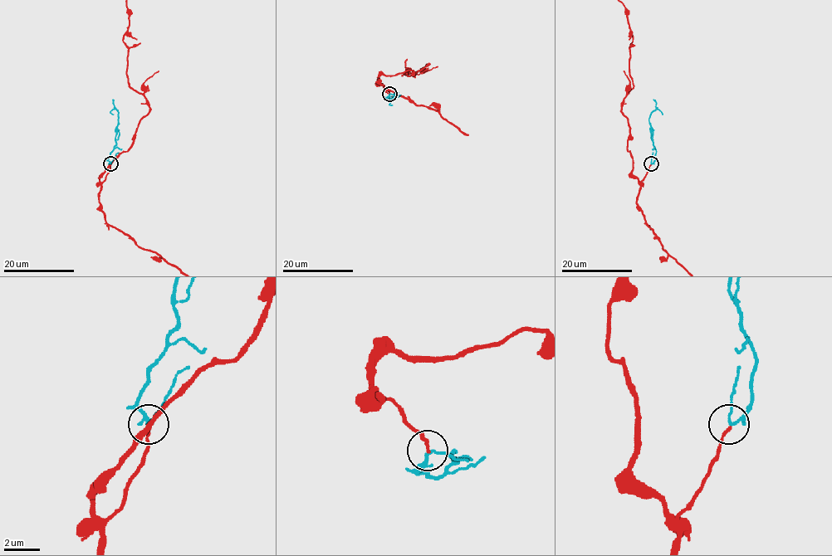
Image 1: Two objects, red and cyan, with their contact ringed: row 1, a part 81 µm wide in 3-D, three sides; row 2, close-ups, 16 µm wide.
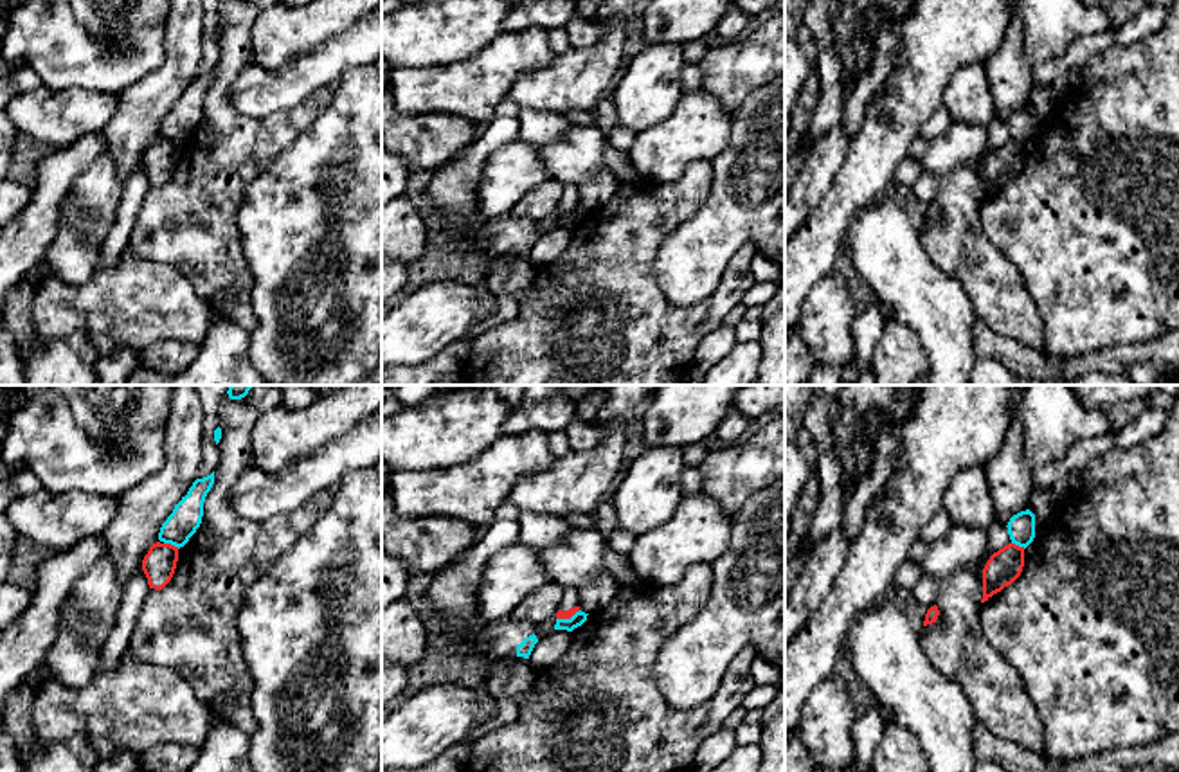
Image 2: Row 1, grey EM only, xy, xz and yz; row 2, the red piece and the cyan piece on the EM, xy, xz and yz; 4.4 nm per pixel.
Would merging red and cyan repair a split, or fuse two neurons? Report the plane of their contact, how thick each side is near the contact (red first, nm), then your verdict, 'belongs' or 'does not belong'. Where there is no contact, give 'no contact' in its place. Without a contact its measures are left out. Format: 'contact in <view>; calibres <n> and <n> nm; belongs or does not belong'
contact in xy; calibres 150 and 140 nm; does not belong

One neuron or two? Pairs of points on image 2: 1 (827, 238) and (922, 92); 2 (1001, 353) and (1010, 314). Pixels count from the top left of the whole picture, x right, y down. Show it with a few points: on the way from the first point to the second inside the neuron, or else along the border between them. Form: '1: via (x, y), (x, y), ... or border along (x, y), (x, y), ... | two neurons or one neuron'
1: via (841, 202), (868, 171), (872, 159), (902, 128) | one neuron
2: border along (976, 317), (998, 333), (1041, 350) | two neurons

